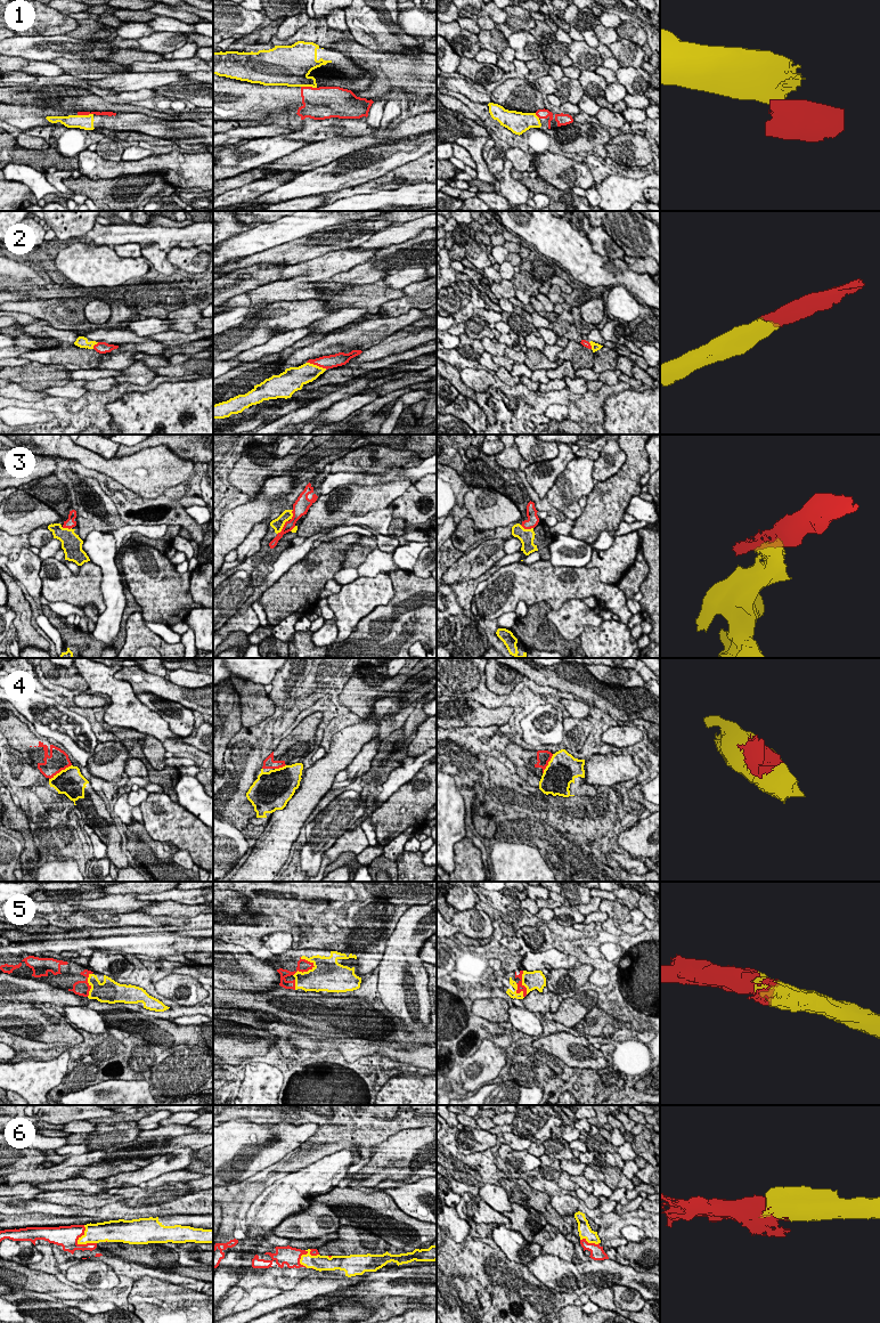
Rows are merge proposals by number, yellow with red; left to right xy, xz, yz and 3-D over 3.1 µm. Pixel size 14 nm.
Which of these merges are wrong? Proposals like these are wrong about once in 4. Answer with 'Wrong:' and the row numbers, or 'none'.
Wrong: 1, 3

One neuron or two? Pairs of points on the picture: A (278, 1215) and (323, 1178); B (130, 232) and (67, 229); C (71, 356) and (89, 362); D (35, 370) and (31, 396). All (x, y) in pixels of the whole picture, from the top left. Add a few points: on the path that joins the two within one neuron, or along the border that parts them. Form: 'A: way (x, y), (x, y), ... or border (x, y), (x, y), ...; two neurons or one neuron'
A: way (290, 1203), (311, 1182); one neuron
B: border (92, 228), (84, 234); two neurons
C: way (75, 358), (84, 360); one neuron
D: border (11, 381), (25, 389), (41, 391); two neurons

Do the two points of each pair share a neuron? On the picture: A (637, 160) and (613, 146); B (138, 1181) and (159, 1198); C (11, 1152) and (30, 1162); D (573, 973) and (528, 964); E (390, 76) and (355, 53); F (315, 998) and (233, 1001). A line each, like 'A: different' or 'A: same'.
A: same
B: different
C: same
D: different
E: same
F: same

